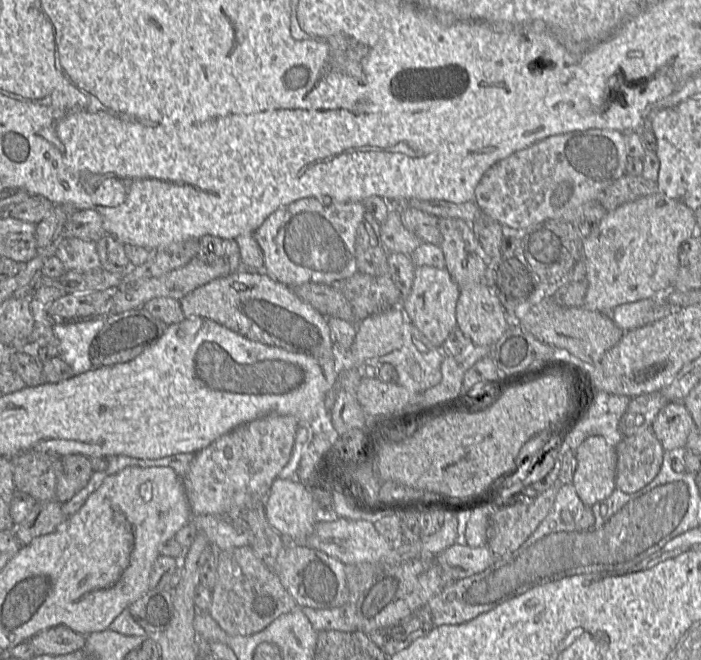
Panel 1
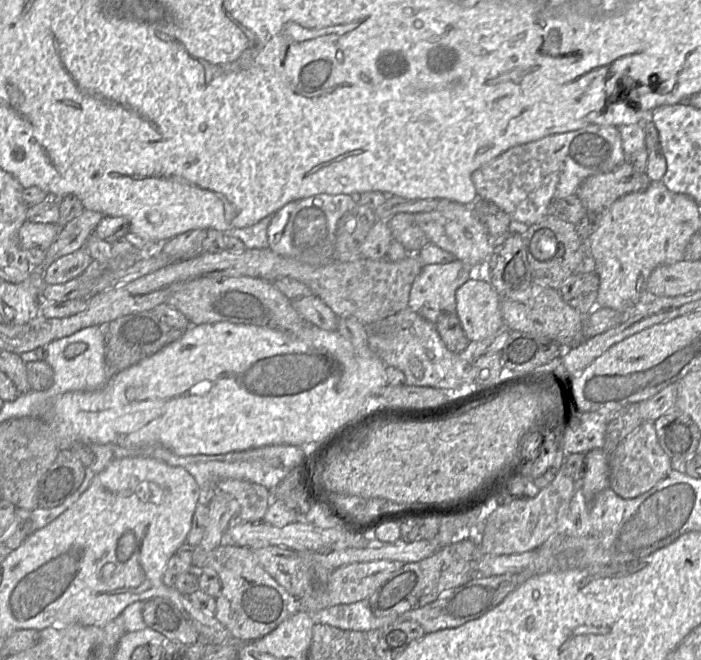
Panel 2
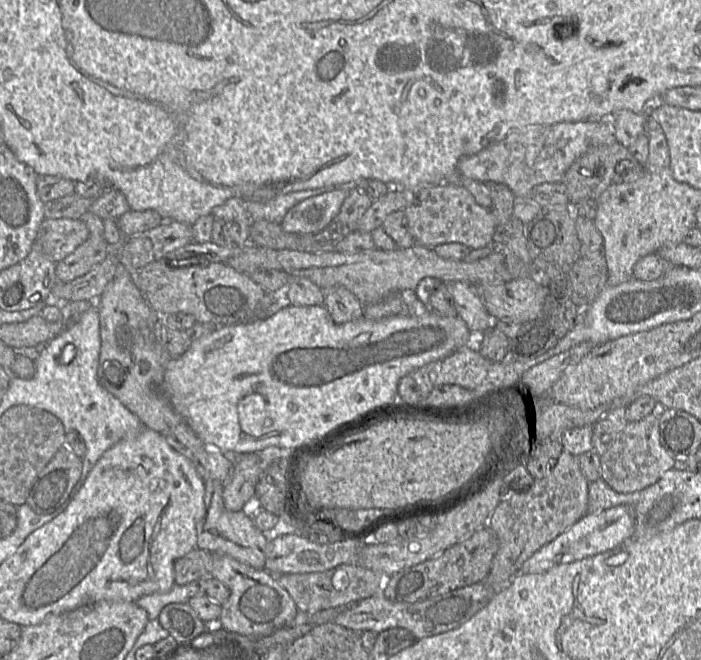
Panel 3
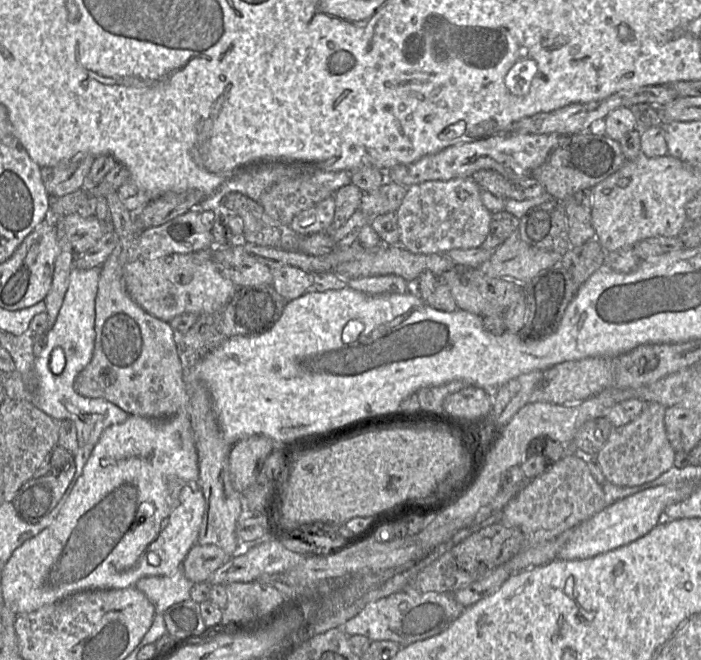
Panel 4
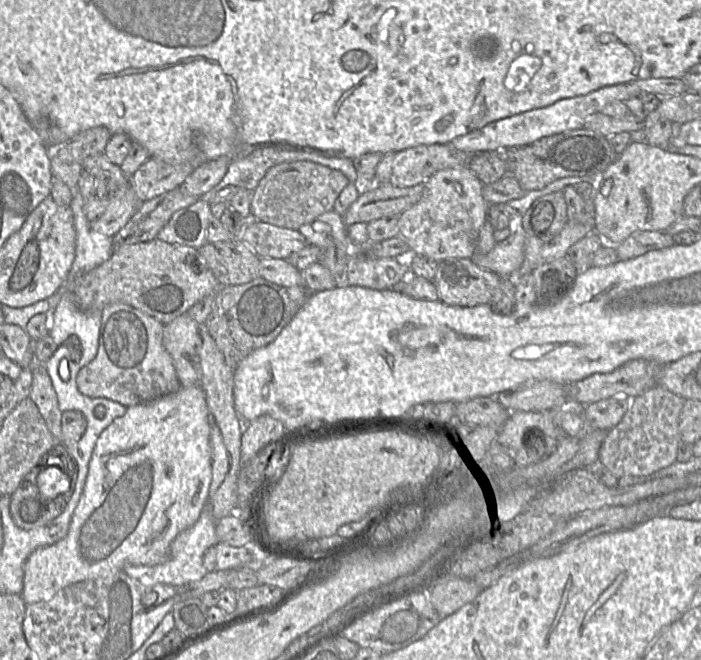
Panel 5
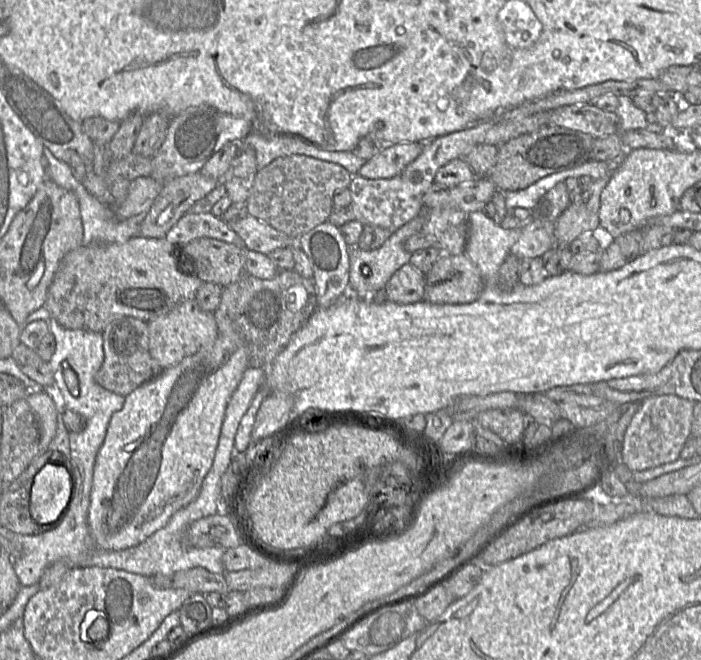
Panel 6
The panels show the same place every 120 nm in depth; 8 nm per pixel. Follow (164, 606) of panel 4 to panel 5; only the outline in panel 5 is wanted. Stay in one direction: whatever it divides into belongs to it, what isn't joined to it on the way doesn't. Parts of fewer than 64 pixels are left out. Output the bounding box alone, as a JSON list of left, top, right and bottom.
[122,502,218,586]

